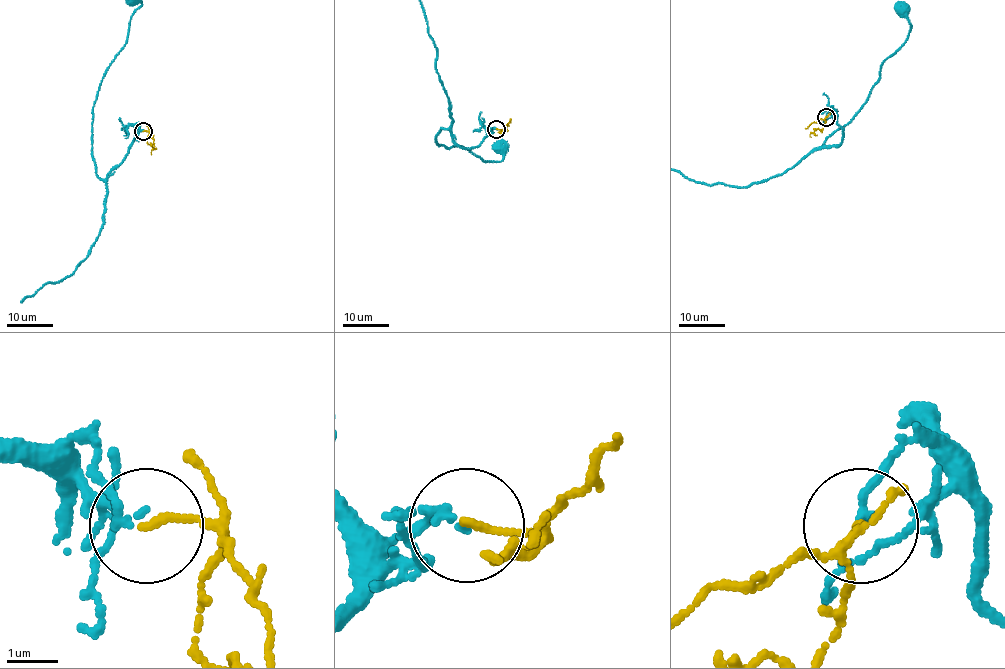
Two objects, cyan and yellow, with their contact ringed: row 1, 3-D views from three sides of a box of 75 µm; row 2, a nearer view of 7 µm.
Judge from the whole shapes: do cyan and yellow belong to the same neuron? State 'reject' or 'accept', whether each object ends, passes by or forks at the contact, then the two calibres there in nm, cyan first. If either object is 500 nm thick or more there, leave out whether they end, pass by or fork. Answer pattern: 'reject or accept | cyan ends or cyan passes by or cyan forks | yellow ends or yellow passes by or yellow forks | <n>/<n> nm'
accept | cyan ends | yellow ends | 160/140 nm

